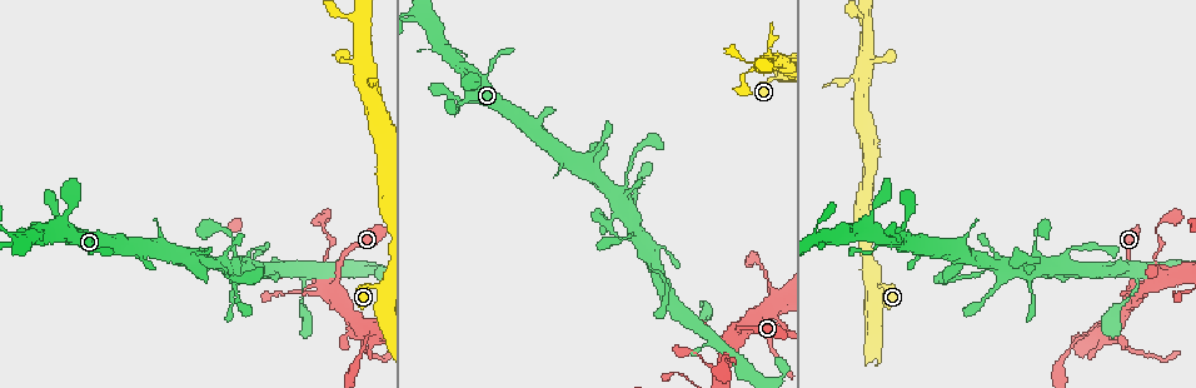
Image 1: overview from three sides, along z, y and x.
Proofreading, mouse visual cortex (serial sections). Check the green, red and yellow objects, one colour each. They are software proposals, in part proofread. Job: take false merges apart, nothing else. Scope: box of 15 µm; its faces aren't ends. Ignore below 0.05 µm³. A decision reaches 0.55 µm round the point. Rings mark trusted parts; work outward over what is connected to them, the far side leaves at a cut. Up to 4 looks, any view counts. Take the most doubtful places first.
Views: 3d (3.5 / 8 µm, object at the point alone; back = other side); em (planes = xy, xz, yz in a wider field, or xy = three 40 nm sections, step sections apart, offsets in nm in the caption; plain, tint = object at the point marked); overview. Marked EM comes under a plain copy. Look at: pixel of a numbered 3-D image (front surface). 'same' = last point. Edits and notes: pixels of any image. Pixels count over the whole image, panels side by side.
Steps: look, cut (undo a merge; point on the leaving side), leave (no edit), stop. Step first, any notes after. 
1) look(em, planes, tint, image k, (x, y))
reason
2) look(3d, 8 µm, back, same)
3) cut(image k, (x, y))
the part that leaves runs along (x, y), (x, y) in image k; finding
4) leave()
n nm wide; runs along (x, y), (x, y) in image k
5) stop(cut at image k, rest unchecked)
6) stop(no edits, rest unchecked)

look(3d, 8 µm, back, image 1, (1128, 351))
a narrow waist

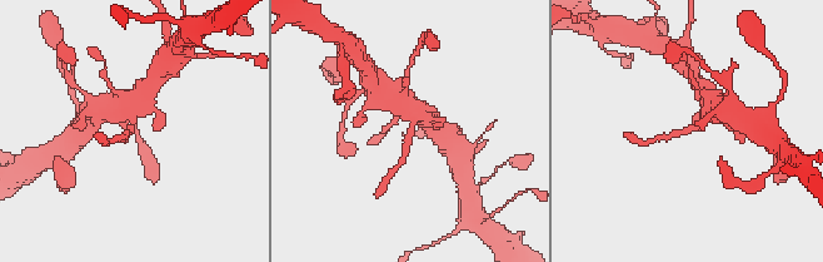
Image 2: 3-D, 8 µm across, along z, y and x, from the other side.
look(em, xy, step 5, tint, image 2, (691, 126))
arms of 250, 600 nm

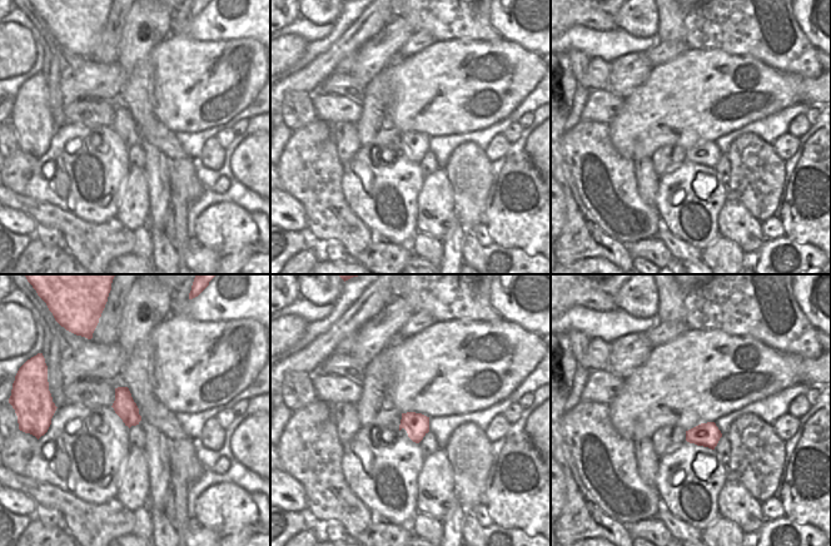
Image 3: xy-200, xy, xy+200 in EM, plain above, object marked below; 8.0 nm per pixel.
leave()
runs along (709, 98), (698, 124), (666, 137) in image 2; one cell here

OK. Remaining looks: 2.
look(em, xy, step 5, tint, image 1, (1131, 273))
calibre changes

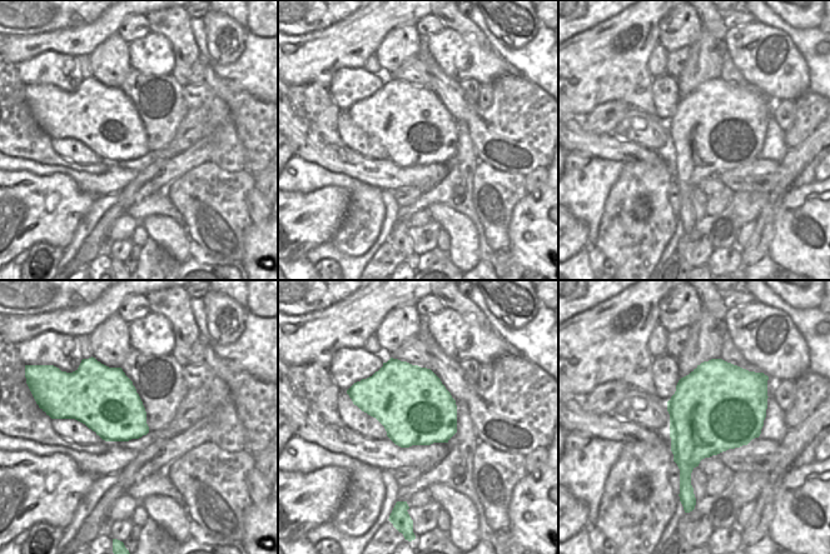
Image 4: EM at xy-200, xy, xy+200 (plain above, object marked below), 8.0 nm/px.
look(3d, 3.5 µm, same)
wider look

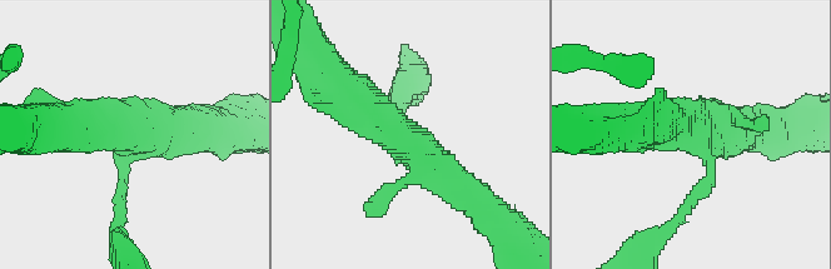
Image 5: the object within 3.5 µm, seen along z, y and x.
leave()
runs along (343, 88), (474, 200) in image 5; one cell here

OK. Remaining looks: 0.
stop(no edits, rest unchecked)

